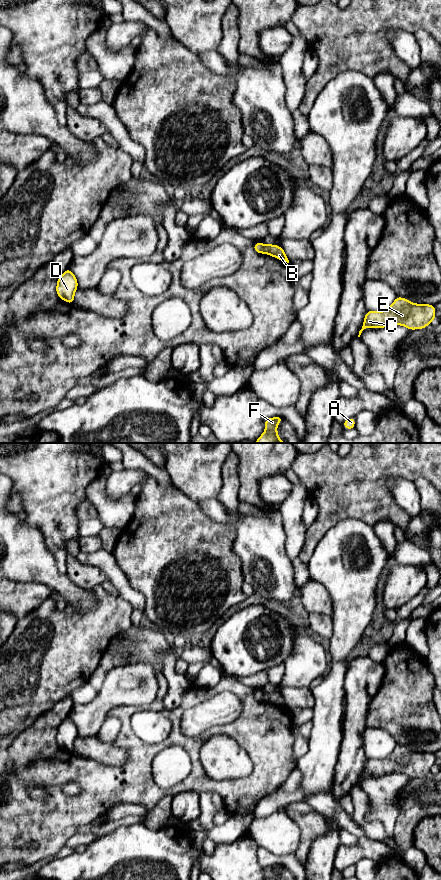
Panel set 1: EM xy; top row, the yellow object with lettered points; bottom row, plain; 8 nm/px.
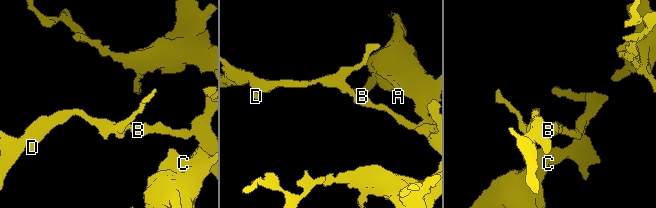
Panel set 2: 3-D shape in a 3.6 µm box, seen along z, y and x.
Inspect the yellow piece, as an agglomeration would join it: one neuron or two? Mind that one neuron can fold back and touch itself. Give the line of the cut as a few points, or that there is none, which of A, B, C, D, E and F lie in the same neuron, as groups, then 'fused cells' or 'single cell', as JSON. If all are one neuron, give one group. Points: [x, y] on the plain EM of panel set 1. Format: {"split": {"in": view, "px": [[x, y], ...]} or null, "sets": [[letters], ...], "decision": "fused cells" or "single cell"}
{"split": {"in": "xy", "px": [[264, 692], [263, 700]]}, "sets": [["A", "B", "C", "E", "F"], ["D"]], "decision": "fused cells"}

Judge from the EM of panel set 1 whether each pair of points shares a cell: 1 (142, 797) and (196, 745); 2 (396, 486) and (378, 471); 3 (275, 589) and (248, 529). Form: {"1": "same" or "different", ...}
{"1": "same", "2": "different", "3": "same"}

